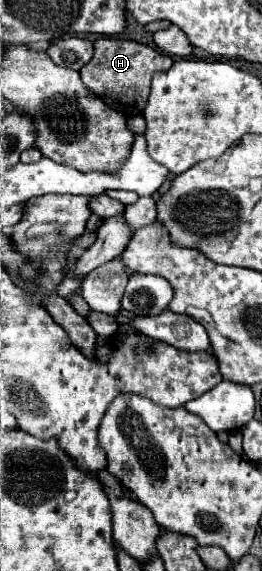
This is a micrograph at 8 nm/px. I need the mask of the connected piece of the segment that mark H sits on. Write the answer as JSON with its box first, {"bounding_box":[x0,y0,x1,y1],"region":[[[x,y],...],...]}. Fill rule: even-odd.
{"bounding_box":[80,37,172,115],"region":[[[102,37],[94,41],[94,55],[80,69],[80,75],[84,85],[102,101],[106,101],[110,107],[122,111],[124,115],[136,115],[144,111],[144,105],[148,101],[152,73],[166,71],[170,65],[172,65],[172,57],[154,47],[126,39]]]}

